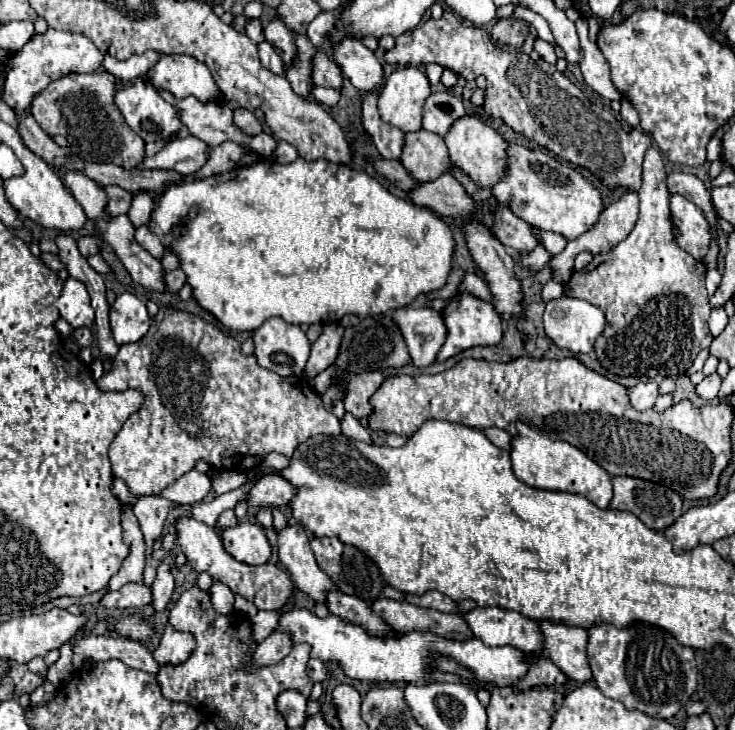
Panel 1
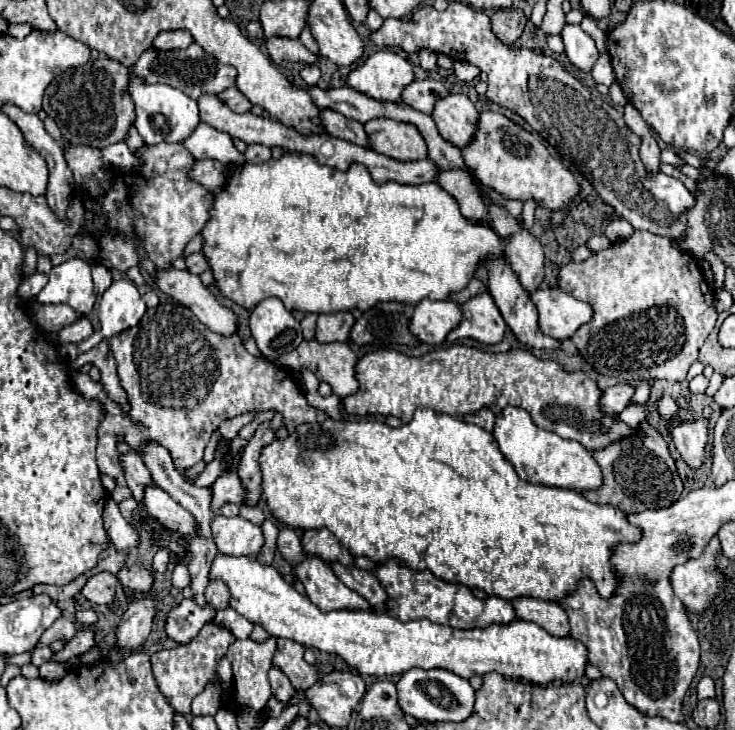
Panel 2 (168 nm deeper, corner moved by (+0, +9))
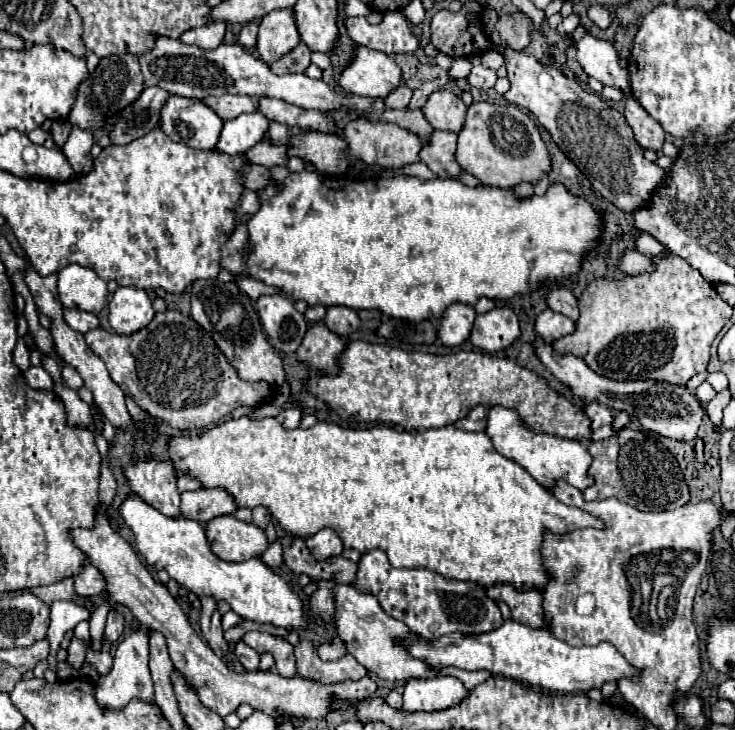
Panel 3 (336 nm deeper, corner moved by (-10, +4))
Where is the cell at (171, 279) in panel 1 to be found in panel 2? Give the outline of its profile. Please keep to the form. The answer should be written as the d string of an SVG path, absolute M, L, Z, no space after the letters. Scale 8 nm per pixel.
M192 253L192 255L188 255L188 257L186 257L186 265L188 265L188 271L190 271L190 273L196 273L196 275L200 275L200 273L204 273L204 271L210 269L210 265L206 263L206 257L204 257L202 253Z

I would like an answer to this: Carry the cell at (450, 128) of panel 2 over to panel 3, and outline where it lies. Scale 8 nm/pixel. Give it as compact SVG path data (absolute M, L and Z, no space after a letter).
M438 90L438 92L430 94L422 112L436 130L460 134L460 130L464 128L464 122L466 122L468 106L452 90Z

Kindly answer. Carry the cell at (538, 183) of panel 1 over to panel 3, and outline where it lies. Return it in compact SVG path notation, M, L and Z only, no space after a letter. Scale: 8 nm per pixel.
M472 104L466 116L466 126L458 134L456 160L468 174L494 188L514 188L520 182L536 186L540 178L552 170L552 158L538 128L526 112L512 104Z

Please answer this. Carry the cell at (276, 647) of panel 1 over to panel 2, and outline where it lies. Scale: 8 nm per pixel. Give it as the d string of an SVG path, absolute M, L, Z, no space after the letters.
M270 637L264 643L252 639L236 639L228 647L228 661L234 671L236 699L240 705L262 711L268 697L272 695L268 683L268 669L276 651L276 639Z

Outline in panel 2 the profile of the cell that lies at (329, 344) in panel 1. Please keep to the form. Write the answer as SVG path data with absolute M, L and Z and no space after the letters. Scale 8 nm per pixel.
M350 311L342 313L320 313L316 323L316 339L320 343L332 343L332 341L346 341L348 333L354 325L354 317Z

